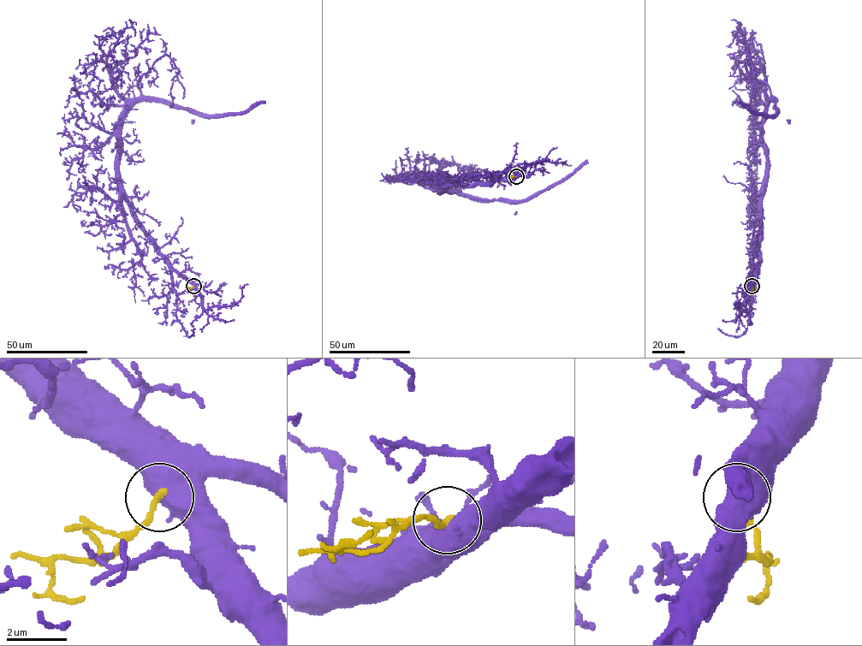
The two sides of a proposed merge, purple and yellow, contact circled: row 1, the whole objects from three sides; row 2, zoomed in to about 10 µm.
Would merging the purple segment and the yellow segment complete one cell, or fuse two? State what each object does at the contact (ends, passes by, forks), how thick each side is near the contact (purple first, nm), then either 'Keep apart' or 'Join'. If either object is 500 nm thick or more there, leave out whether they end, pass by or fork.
Thickness 750 nm (purple) against 200 nm. Keep apart

